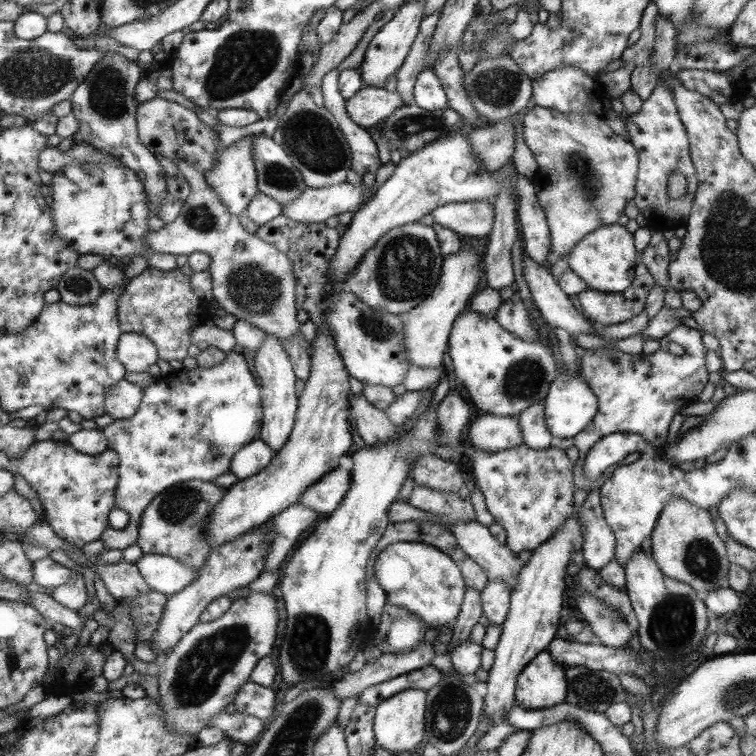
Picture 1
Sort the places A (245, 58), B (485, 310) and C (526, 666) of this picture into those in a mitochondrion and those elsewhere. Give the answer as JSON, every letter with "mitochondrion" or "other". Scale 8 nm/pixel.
{"A":"mitochondrion","B":"other","C":"other"}

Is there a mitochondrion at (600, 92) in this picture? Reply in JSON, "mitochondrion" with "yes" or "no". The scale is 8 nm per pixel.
{"mitochondrion":"no"}

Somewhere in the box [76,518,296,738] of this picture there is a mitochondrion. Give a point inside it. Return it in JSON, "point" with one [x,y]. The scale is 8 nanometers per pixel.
{"point":[199,672]}

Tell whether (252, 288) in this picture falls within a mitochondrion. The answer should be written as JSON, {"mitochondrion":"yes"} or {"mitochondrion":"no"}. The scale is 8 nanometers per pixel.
{"mitochondrion":"yes"}

